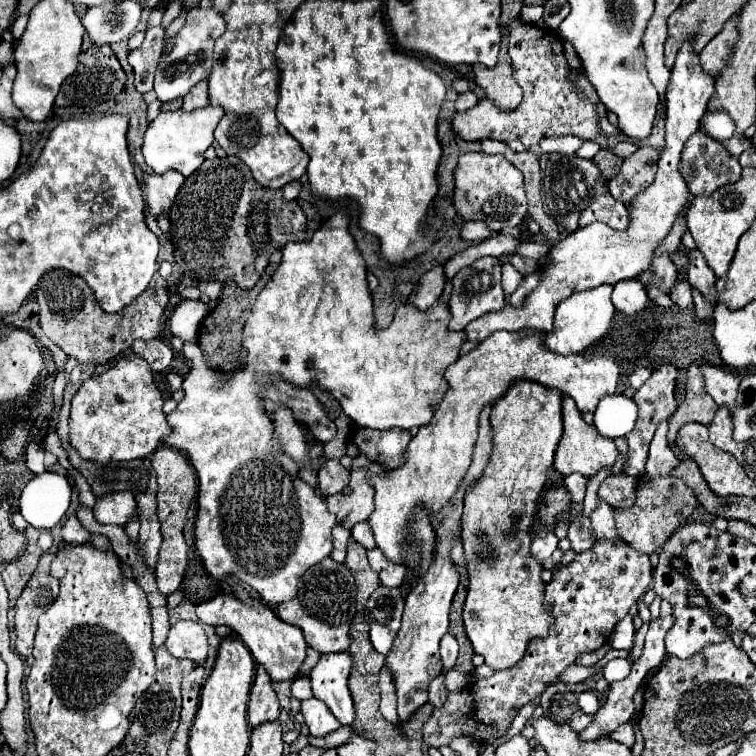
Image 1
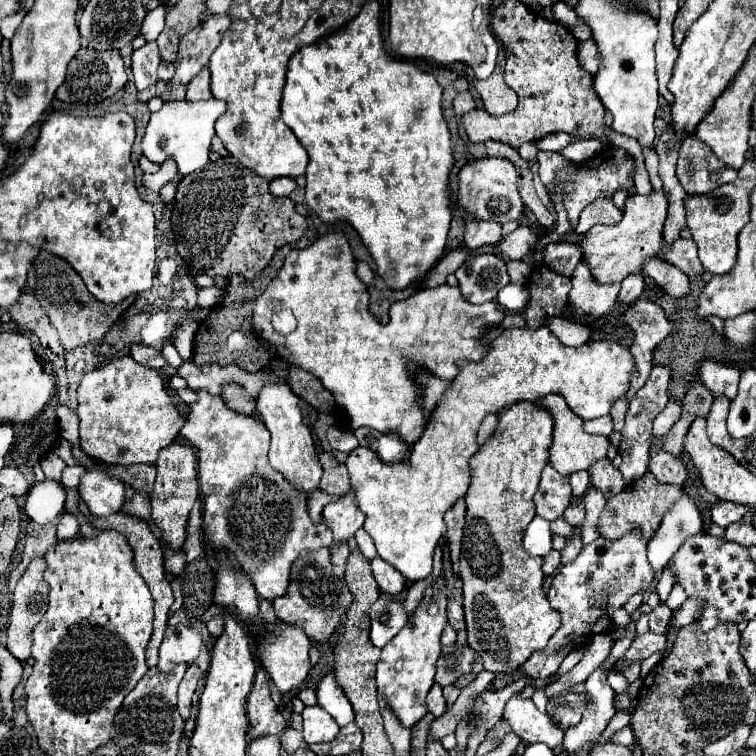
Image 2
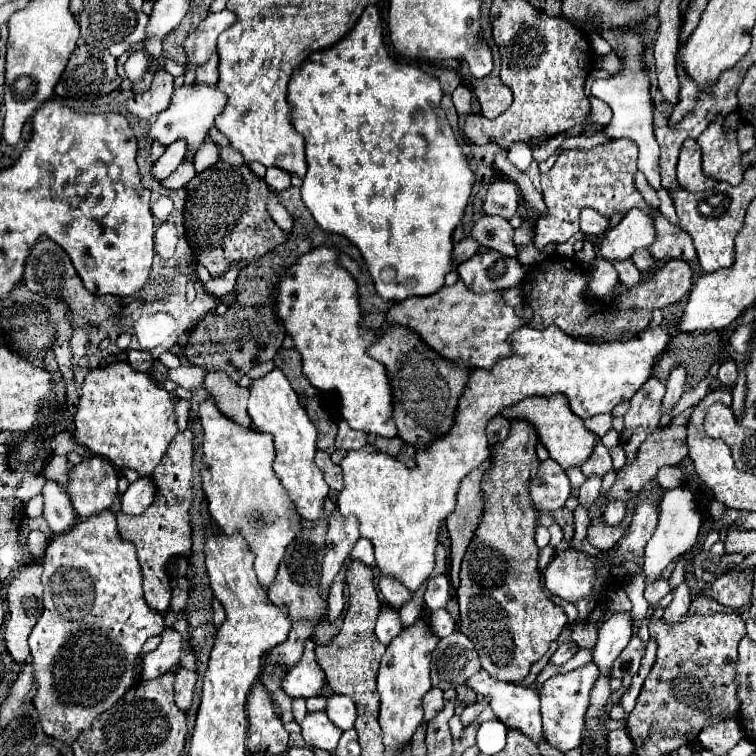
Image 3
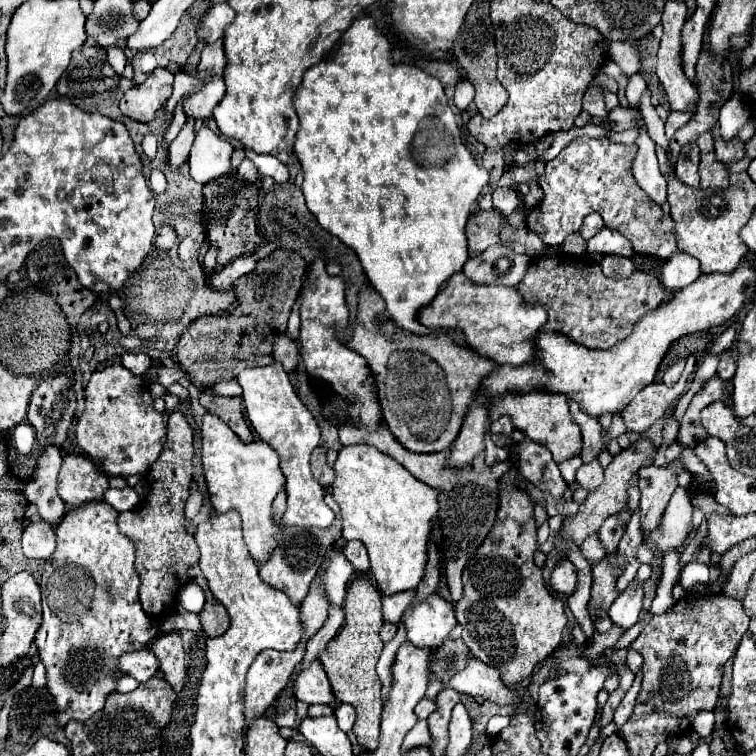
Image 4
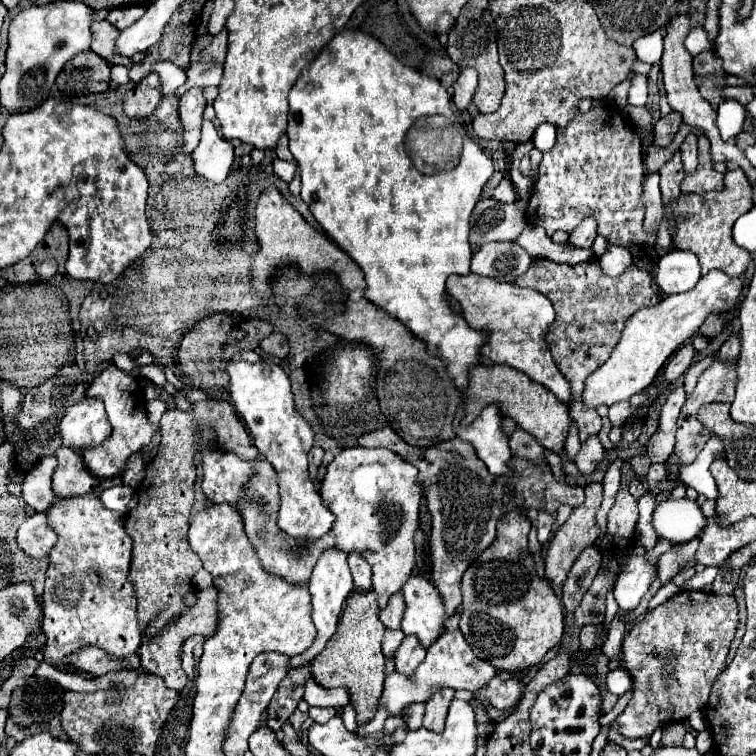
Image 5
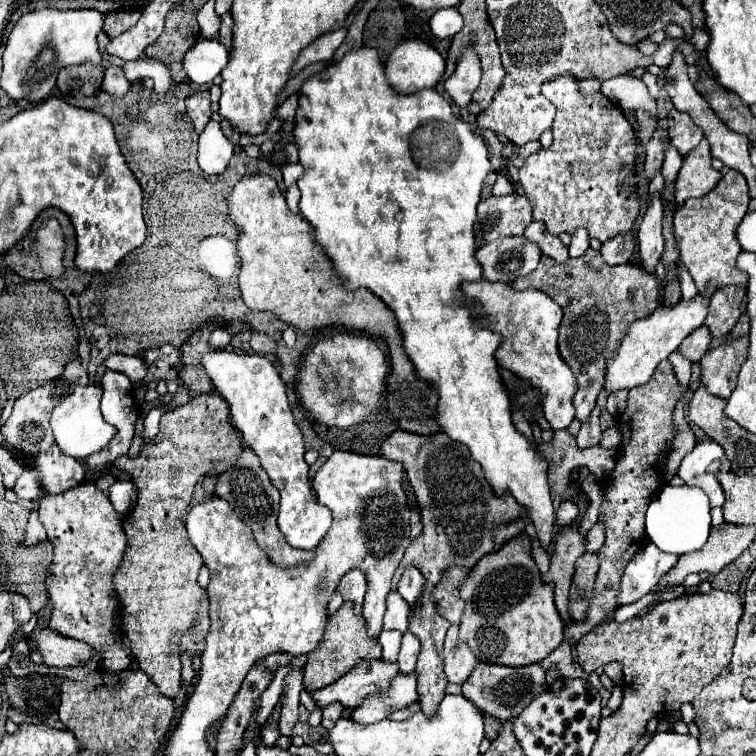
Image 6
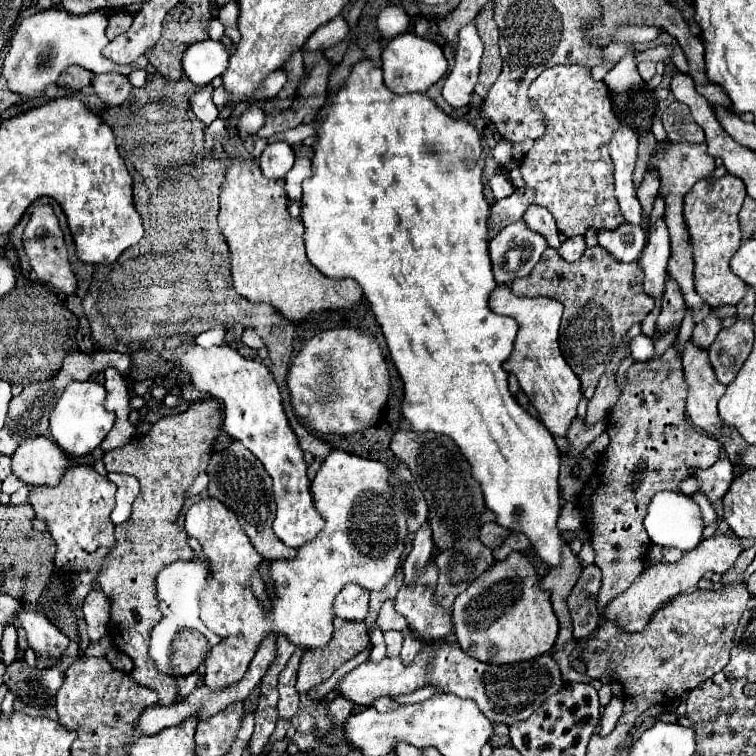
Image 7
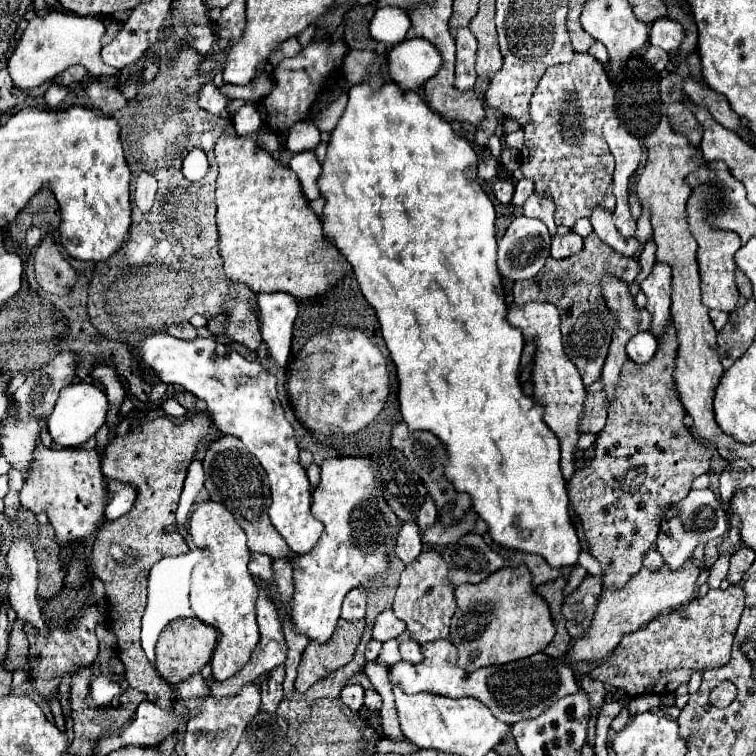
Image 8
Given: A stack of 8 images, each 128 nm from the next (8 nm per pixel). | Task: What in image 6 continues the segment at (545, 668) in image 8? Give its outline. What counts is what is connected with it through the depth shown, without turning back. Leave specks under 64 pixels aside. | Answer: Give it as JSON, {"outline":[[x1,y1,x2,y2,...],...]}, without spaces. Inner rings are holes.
{"outline":[[364,660,334,684,314,690,312,698,316,706,322,708,332,702,340,702,344,708,356,708,368,694,374,694,376,688,386,688,396,674,396,664,384,660],[478,664,478,668,472,672,472,676,462,684,464,696,474,702,474,706,502,722,516,718,538,694,546,692,544,680,546,672,540,664,522,666,522,668,510,668,510,666,496,666,496,664]]}

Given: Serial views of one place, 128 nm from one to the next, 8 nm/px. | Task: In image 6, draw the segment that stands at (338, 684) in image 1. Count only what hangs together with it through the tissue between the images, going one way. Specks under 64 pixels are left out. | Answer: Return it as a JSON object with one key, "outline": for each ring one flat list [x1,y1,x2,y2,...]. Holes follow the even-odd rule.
{"outline":[[450,626,444,640,444,674,448,682,462,684,472,674,478,662,480,660,474,656,468,644,458,638,458,626],[416,672,396,674,390,680,390,686,384,688,384,692,376,692,376,696,366,696,364,704,352,710,352,720,356,724,372,724,388,718,388,712,396,712,396,708,406,708,414,702,418,702]]}

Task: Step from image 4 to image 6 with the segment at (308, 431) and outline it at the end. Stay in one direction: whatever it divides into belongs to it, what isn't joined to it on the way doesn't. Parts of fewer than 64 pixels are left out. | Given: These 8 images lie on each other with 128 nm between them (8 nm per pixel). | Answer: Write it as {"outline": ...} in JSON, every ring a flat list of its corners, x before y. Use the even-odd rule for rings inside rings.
{"outline":[[228,350,208,352,202,356,202,366,206,368,218,394,230,404,232,426,242,432,244,444,250,446,266,468,272,484,280,490,280,514,278,528,286,536,292,548,312,550,324,538,332,524,330,510,316,502,308,480,308,464,304,462,304,436,294,422,286,384,270,360,258,354,236,354]]}

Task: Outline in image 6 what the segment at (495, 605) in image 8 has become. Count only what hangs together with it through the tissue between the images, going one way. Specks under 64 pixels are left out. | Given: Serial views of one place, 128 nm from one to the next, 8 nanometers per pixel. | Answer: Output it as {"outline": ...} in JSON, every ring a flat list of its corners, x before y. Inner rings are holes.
{"outline":[[524,532,522,536,516,536,516,540,508,540,504,548,482,556,470,570,468,582,460,586,460,596,466,602,466,610,460,622,460,640,464,640,472,648,474,656,482,662,502,666,536,664,554,652,564,638,564,620,554,606,554,588,542,582,540,570,530,556,530,538]]}

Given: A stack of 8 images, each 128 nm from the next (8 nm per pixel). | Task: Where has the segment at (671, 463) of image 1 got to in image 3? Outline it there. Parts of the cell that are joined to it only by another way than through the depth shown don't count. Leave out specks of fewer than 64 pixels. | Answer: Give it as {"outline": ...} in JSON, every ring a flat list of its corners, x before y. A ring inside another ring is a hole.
{"outline":[[678,366,670,372,668,384,666,384,666,396,662,400,662,416,668,416,670,410,678,404,680,396,684,394,684,386,686,386,686,370],[664,466,664,468,660,468,656,480,664,490,678,488,678,486,682,486,682,470,678,466]]}

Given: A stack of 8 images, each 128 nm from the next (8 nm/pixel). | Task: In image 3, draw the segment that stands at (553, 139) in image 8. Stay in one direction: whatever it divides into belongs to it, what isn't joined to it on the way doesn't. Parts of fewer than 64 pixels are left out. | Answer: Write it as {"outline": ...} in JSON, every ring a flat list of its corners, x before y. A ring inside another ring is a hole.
{"outline":[[613,139,597,145,592,150,564,150,554,162,550,172,542,174,542,196,548,208,546,216,540,216,534,230,536,248,548,244,560,244,578,234,578,214,582,208,592,206,604,216,614,216,614,212,626,214,630,208,650,210,640,192,634,186,638,148,629,139],[660,212,654,214,654,224,656,224,656,240,654,244,648,248,648,252,656,258,656,260,686,260,686,262,694,262,696,260,696,248,692,244,692,238,680,230,678,226,670,224]]}

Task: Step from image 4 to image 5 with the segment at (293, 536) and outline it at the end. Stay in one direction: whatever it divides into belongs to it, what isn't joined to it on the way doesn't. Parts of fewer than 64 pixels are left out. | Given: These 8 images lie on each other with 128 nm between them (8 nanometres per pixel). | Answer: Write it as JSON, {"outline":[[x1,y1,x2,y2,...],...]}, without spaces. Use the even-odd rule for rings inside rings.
{"outline":[[266,460,256,462,256,478,252,484,246,488,246,496,240,502,240,514,246,526,246,534,250,538,252,548,256,550,256,556,268,574,274,574,286,582,292,582,294,586,304,586,310,580,312,568,318,560,318,556,334,546,334,536,328,532,320,540,312,540,312,544,300,544,298,540,292,540,286,532,282,532,276,524,276,514,280,508,280,494,278,494,278,480,276,480,276,470,270,466]]}

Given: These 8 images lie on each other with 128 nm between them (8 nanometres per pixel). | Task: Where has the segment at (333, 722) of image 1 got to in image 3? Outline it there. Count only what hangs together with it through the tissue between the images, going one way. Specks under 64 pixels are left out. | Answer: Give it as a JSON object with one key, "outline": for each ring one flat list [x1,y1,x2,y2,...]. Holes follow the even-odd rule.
{"outline":[[308,712,300,722,300,726,302,726,302,738,310,748,320,748,326,752,336,750,342,730,330,722,326,712]]}

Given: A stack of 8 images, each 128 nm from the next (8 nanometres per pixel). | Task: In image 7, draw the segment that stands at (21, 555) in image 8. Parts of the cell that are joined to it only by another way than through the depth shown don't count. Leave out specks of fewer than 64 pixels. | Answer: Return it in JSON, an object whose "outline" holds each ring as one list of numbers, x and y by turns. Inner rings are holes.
{"outline":[[22,608,18,612,18,620,22,628,26,630,28,646,42,658,62,658,66,648,70,646,70,638,64,636,48,618,44,618,38,612,32,612,28,608]]}

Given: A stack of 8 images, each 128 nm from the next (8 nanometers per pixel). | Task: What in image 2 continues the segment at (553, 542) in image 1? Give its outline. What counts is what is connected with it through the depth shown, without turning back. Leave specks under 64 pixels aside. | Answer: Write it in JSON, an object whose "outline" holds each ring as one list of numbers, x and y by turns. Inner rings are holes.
{"outline":[[536,516,524,532,524,548,530,556,546,556,552,550,550,522]]}

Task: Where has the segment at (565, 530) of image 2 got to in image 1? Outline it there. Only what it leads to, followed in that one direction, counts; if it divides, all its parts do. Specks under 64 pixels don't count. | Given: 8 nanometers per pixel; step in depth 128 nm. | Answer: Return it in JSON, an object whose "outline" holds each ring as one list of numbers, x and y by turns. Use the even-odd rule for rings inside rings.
{"outline":[[576,518,570,528,568,528,568,540,572,542,572,550,574,552,584,552,590,550,596,544,596,538,592,536,592,526,590,526,590,518]]}

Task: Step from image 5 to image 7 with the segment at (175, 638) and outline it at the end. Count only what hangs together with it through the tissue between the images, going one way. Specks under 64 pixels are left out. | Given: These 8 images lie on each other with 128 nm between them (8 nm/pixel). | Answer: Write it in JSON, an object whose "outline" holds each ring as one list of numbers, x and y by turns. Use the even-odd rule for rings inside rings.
{"outline":[[214,398,200,400,200,402,194,402,186,412,160,418,152,426,150,434,146,434,142,438,134,438,124,448,104,454,104,466,108,472,124,472,124,474,136,476,140,482,140,496,134,502,132,516,130,516,130,520,116,526,116,546,110,550,110,556,98,576,100,588,106,592,106,596,110,596,110,604,112,604,108,634,112,636,114,644,134,660,136,670,132,672,132,676,136,678,136,682,150,690,156,690,160,696,160,704,172,704,176,700,178,686,176,686,176,676,158,672,154,660,148,656,150,632,152,632,154,624,160,622,160,608,158,608,158,600,156,600,156,576,158,576,160,568,164,568,176,560,194,560,194,552,188,544,186,530,182,530,174,522,186,502,186,496,184,496,186,490,192,486,194,478,208,468,210,456,212,456,212,446,214,446,220,430,222,430,222,404]]}

